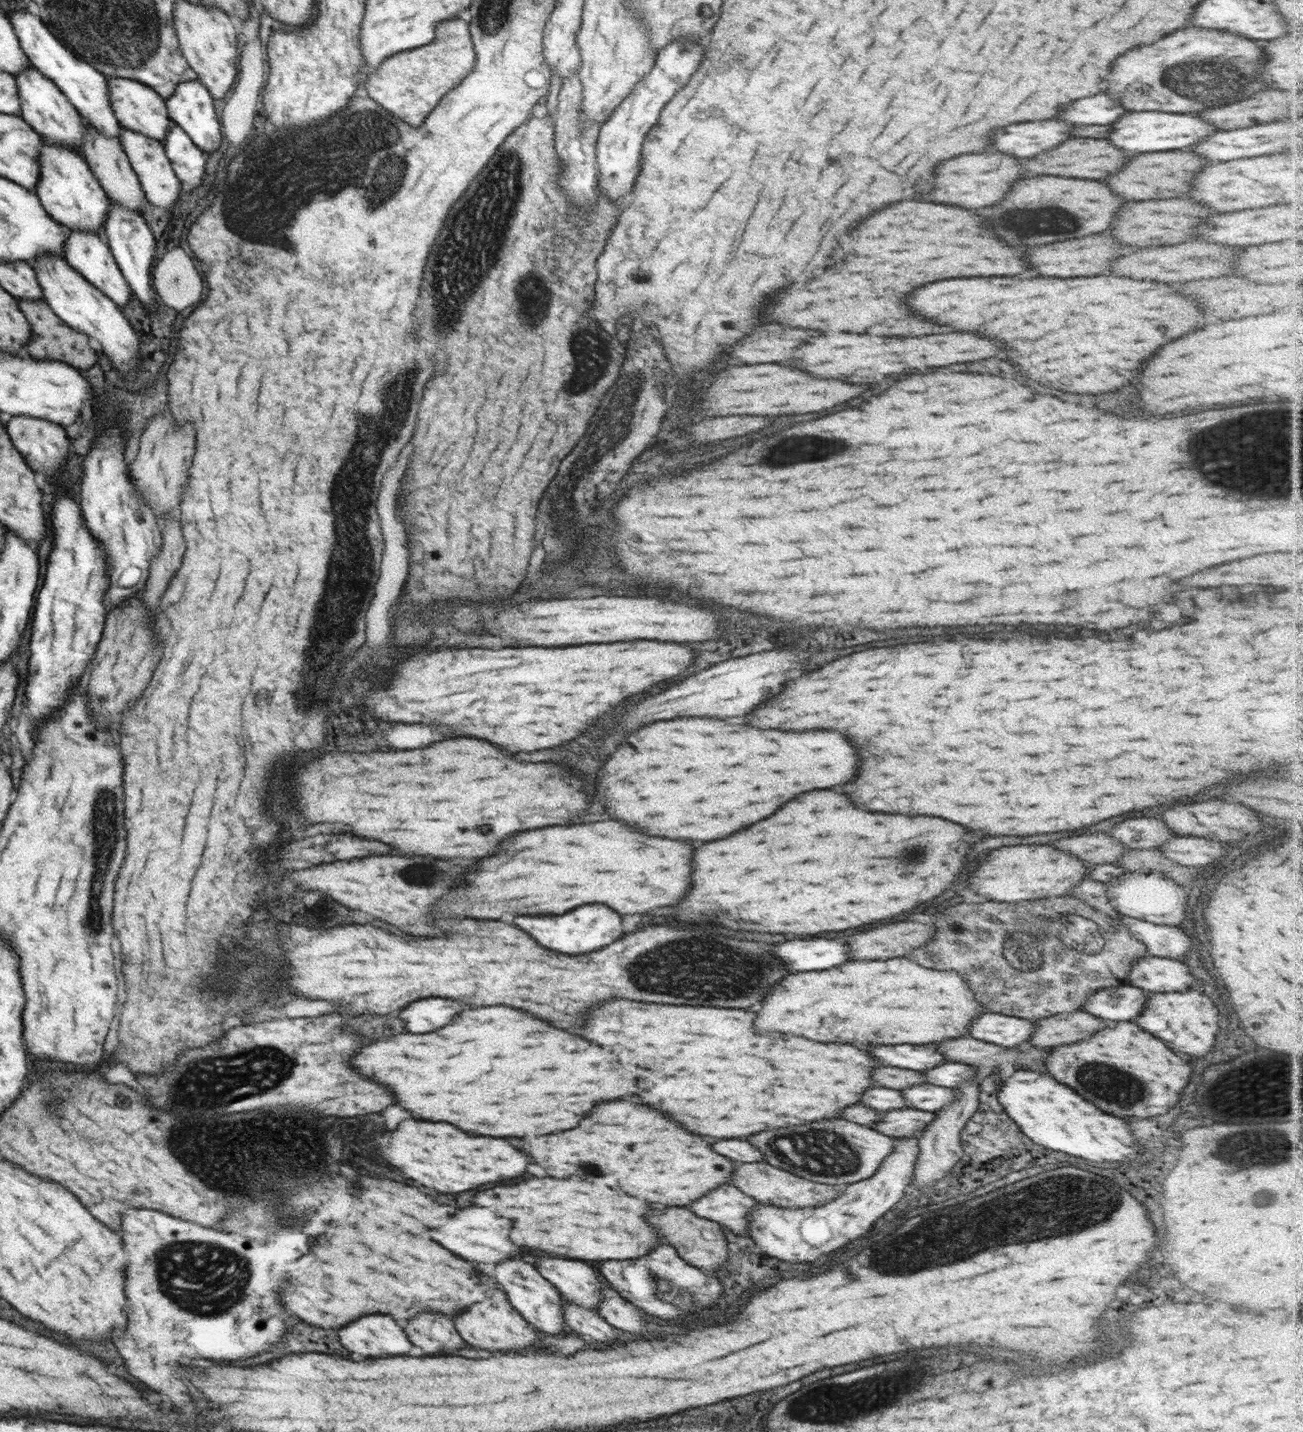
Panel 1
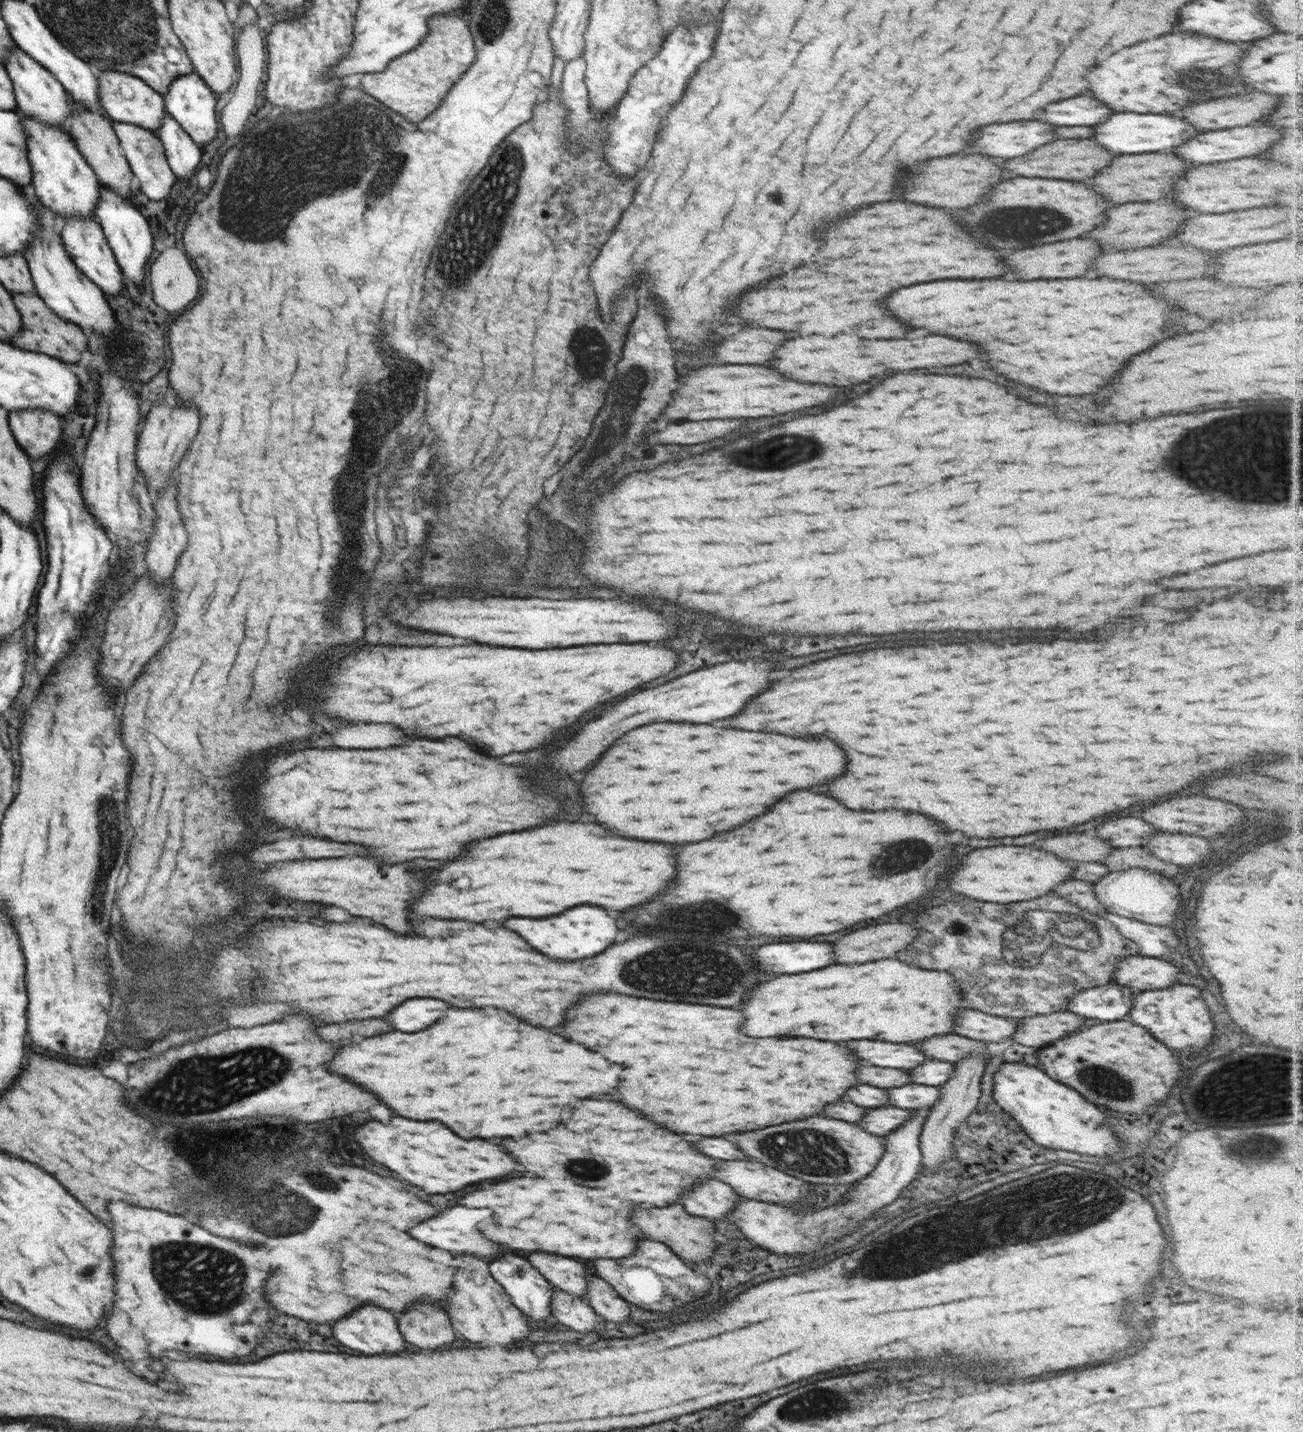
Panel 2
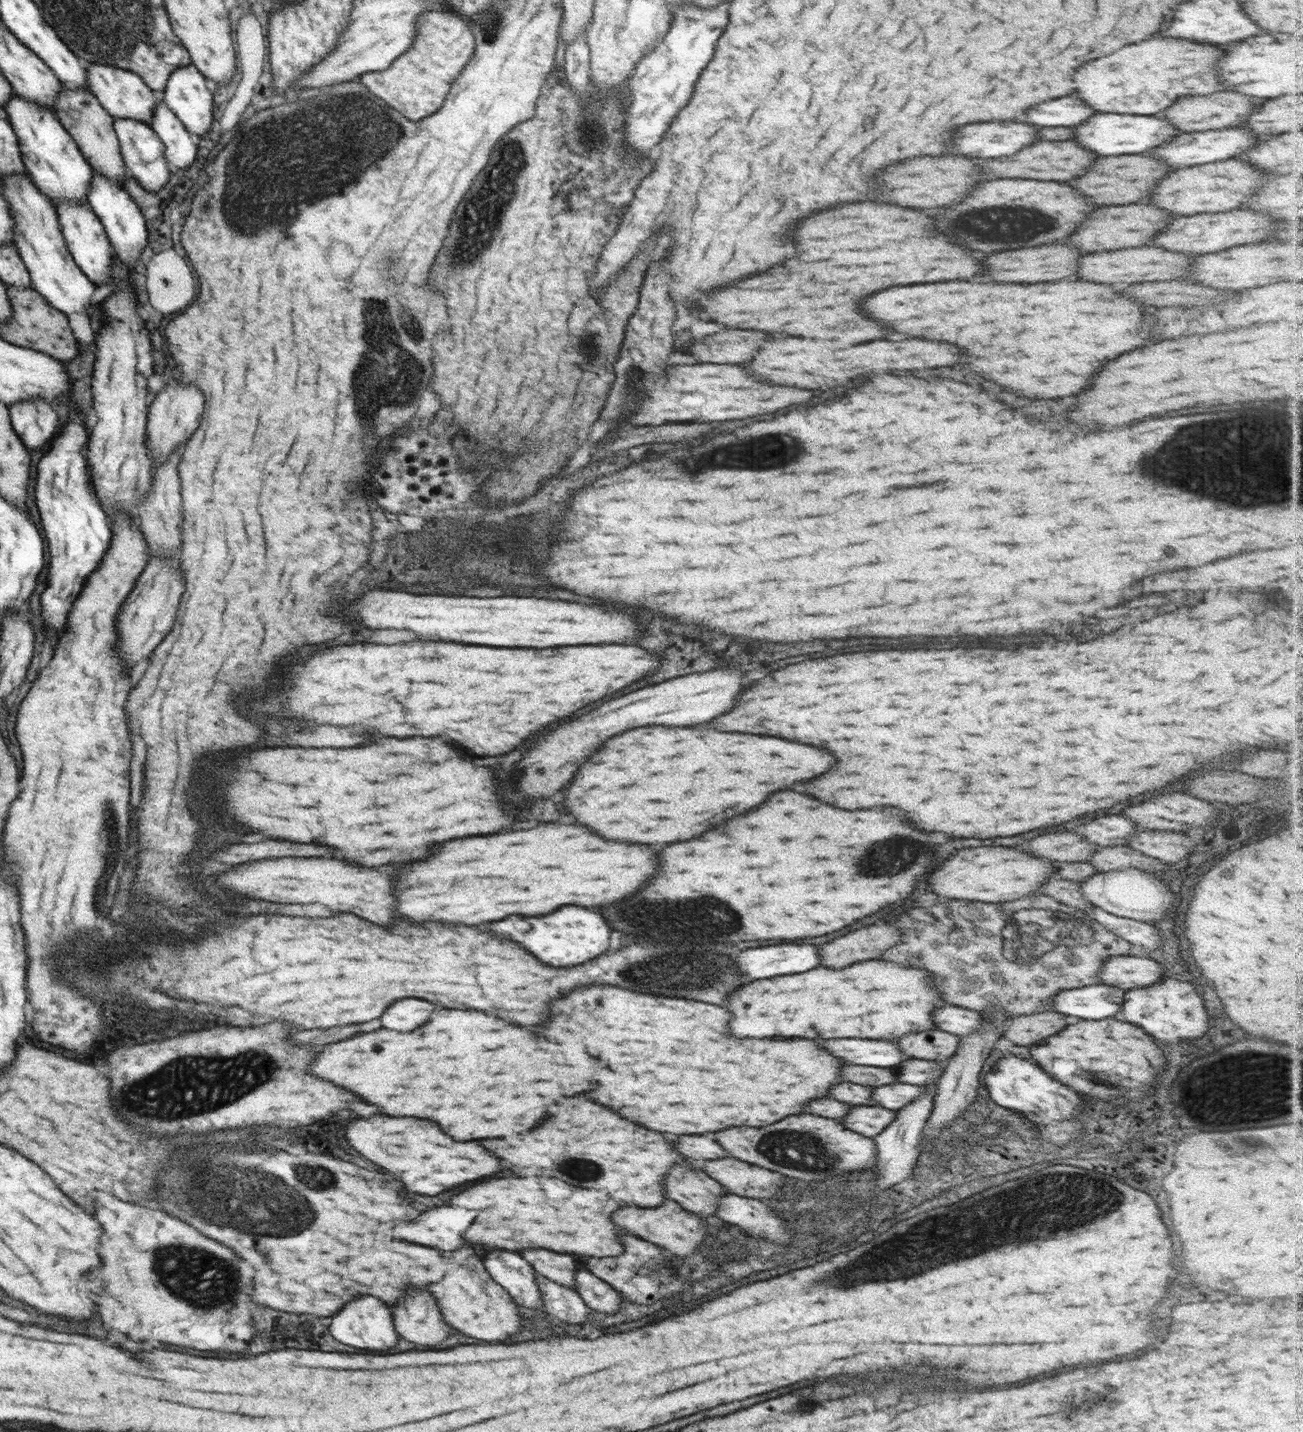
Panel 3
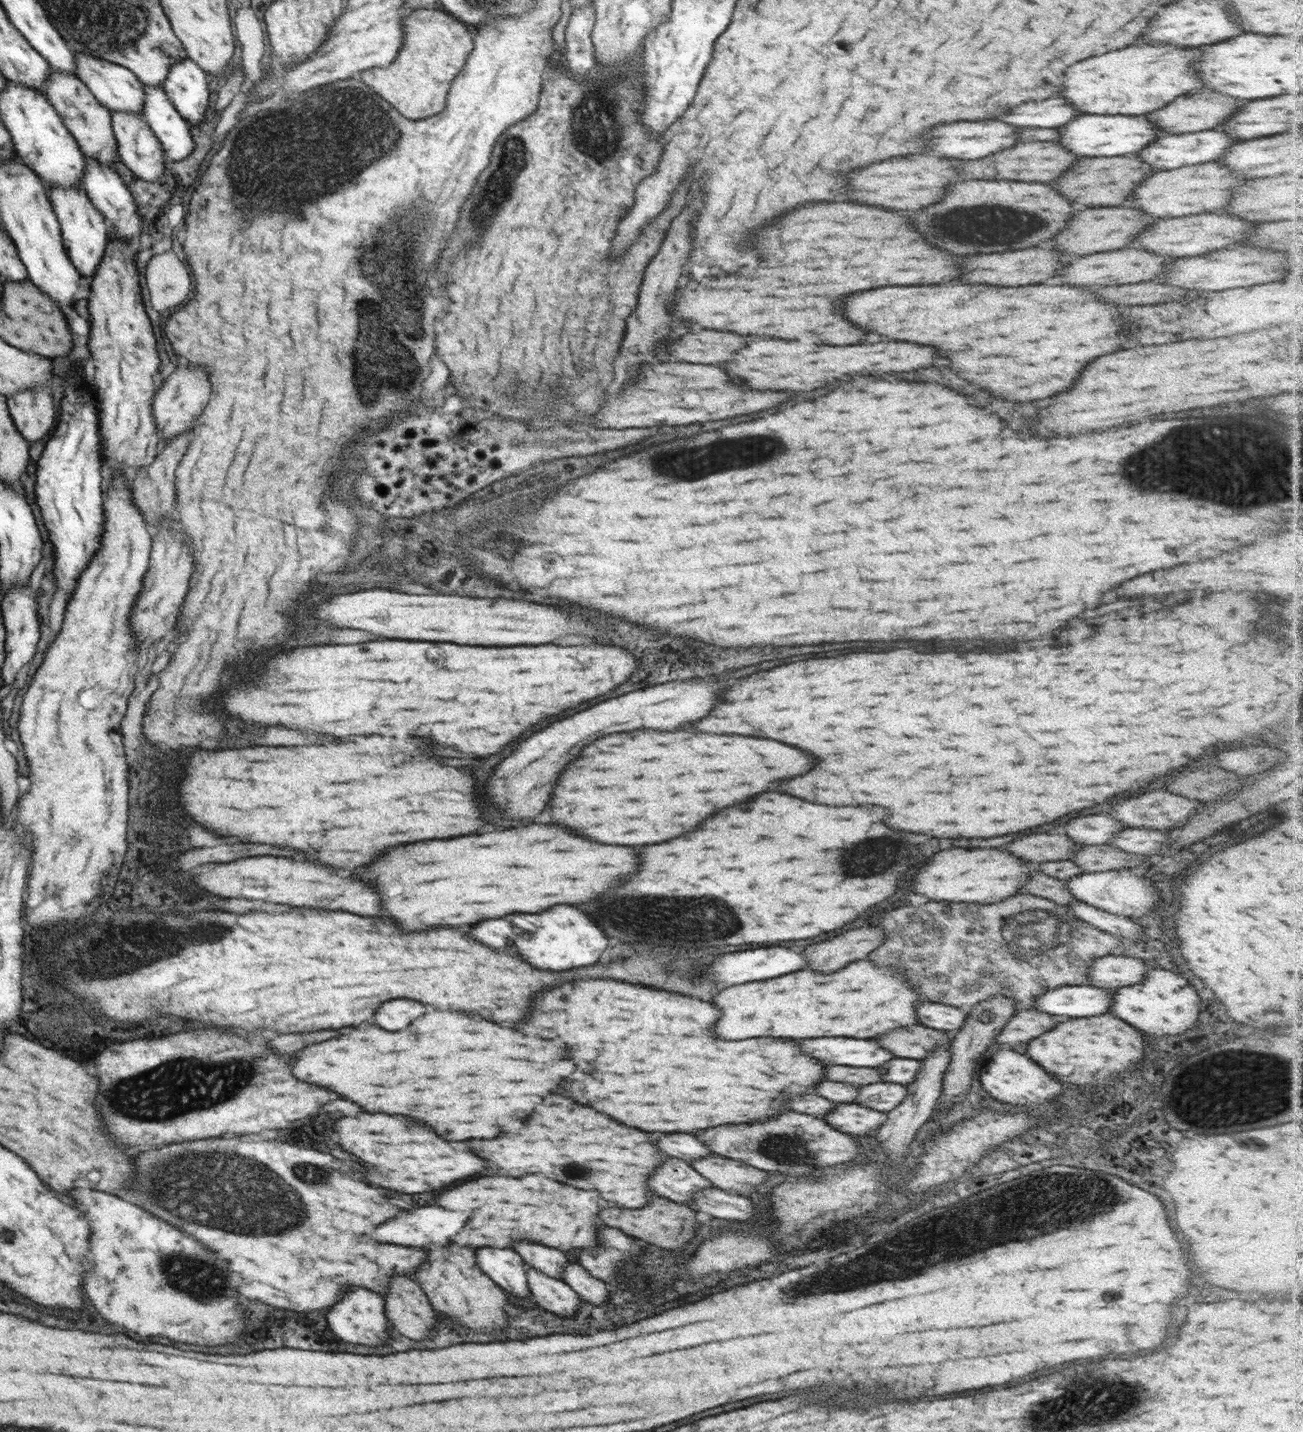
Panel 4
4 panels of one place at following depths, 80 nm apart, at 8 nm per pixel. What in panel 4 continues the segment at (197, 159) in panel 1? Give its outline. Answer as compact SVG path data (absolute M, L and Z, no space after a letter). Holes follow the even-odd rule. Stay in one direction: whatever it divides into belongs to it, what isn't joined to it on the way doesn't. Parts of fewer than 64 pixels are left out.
M144 85L145 101L141 110L143 119L158 137L164 150L165 160L184 160L194 150L190 124L173 107L163 85Z

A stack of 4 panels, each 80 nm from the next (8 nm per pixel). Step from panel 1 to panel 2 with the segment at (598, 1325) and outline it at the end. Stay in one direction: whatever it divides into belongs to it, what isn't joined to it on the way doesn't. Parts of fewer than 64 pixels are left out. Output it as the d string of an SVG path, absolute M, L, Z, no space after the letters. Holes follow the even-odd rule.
M558 1287L553 1288L550 1308L555 1320L578 1332L598 1330L598 1318L602 1318L584 1299Z

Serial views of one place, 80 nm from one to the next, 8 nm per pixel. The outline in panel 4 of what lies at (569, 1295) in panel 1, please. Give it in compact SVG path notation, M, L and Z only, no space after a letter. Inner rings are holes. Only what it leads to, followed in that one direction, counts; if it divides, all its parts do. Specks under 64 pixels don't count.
M518 1242L514 1246L514 1250L518 1252L524 1262L528 1266L539 1270L557 1279L561 1279L562 1270L568 1262L566 1254L560 1252L560 1250L554 1250L554 1248L548 1248L548 1246L542 1246L542 1244L532 1244L532 1242Z

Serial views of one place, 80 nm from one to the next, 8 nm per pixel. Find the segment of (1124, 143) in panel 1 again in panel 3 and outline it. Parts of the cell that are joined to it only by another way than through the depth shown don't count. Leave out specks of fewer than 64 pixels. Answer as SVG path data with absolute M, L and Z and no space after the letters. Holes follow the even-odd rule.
M1096 113L1089 120L1085 120L1075 127L1075 134L1072 140L1086 150L1096 152L1099 156L1120 156L1120 154L1140 154L1146 150L1152 150L1157 146L1170 142L1181 131L1165 118L1158 118L1155 115L1138 114L1114 114Z

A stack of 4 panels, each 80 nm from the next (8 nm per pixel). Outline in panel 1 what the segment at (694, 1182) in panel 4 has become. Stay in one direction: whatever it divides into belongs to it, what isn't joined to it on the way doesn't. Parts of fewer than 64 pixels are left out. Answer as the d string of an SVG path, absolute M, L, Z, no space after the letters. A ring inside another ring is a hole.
M724 1184L722 1188L704 1194L702 1200L692 1202L690 1210L700 1218L728 1226L737 1235L749 1236L747 1216L758 1203L751 1196L742 1194L738 1188Z

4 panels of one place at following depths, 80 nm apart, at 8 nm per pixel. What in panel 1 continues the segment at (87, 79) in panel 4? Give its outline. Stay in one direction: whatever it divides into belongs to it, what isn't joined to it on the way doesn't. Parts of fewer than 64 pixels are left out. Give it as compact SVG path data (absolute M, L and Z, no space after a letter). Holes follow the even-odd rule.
M108 76L107 85L109 86L109 99L114 116L121 126L163 144L171 126L176 125L170 118L165 100L150 86L129 78Z

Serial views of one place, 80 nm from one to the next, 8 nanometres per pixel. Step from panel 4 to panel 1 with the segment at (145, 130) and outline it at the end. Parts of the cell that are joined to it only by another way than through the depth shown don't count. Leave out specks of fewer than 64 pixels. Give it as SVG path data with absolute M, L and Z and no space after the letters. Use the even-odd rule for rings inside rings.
M121 128L121 137L119 138L122 148L129 158L131 167L139 178L141 187L146 194L146 200L154 206L170 209L180 198L181 180L176 176L172 168L170 159L165 153L165 148L160 141L145 137L139 132Z

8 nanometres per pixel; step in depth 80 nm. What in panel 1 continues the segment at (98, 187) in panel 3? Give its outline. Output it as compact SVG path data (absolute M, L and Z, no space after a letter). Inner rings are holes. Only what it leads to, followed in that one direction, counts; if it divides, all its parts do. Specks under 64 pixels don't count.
M109 202L109 213L102 228L103 238L112 251L116 264L125 276L134 297L138 296L150 312L154 312L154 293L151 283L152 262L154 262L154 236L146 219L136 211L124 208L117 202Z

